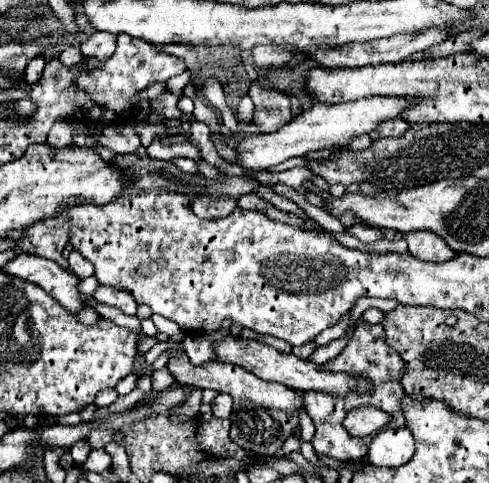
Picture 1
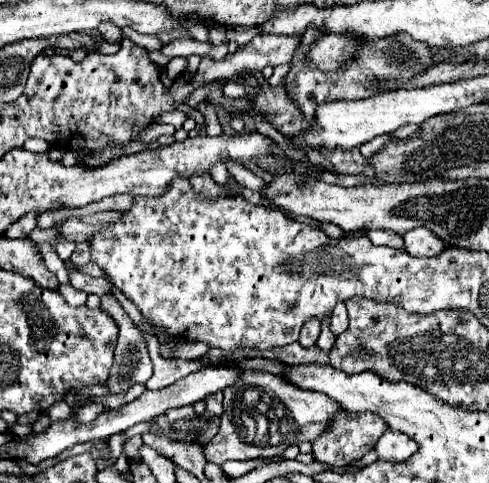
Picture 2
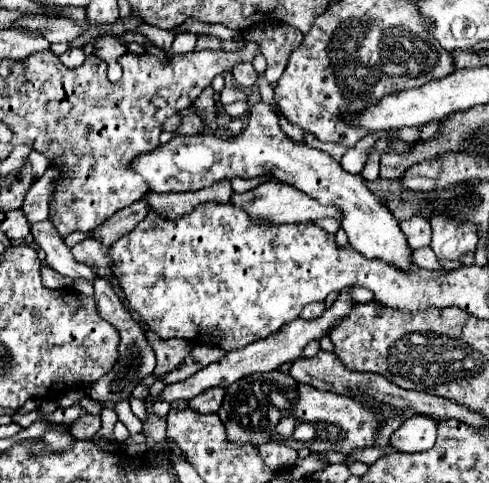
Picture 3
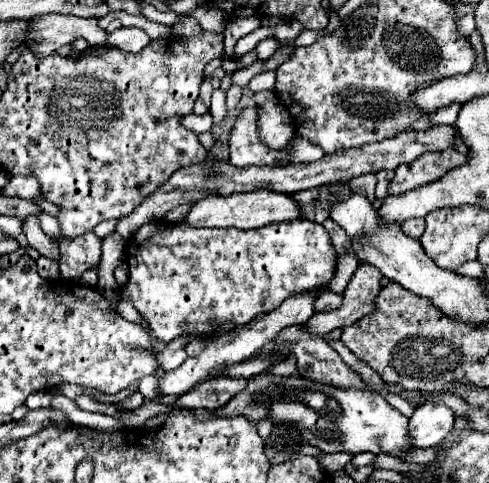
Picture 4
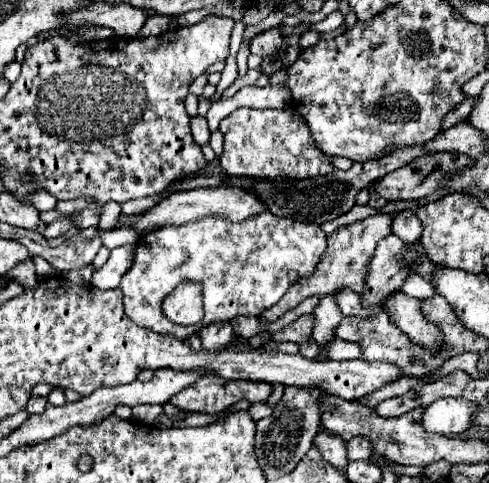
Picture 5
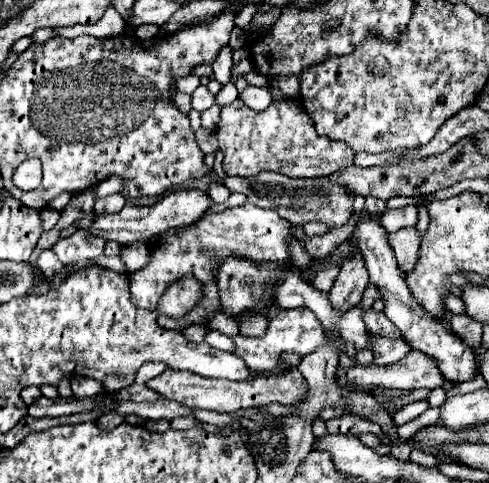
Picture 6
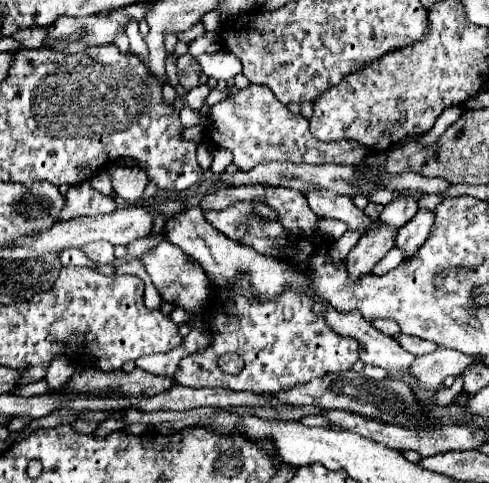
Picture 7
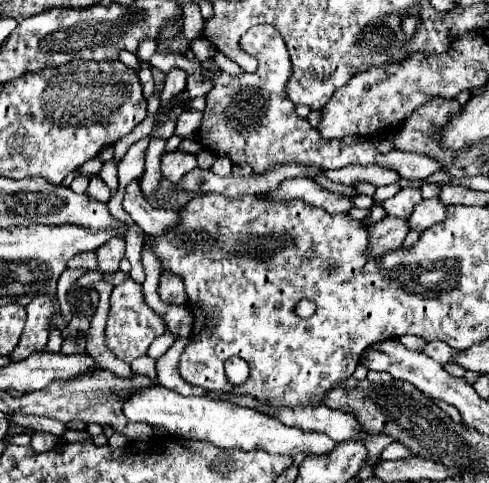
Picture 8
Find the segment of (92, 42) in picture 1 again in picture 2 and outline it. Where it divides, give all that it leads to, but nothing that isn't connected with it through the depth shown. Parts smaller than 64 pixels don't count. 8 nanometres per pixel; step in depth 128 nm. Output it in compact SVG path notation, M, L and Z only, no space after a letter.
M102 22L102 24L98 26L98 32L100 32L102 40L108 42L108 44L116 44L116 42L122 40L122 32L120 32L114 24L110 24L110 22Z

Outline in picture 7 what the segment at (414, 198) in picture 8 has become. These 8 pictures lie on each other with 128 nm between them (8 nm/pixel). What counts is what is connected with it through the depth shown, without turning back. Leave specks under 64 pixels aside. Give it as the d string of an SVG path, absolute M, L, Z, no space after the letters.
M398 198L396 202L388 204L380 216L384 224L392 224L394 228L402 228L414 214L418 212L418 202L414 198Z

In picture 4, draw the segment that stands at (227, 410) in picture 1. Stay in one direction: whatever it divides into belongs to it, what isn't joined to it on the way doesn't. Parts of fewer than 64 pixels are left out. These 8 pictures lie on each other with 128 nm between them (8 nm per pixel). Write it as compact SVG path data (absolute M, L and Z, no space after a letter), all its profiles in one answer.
M216 376L206 380L204 384L198 384L192 388L192 392L186 392L184 396L178 398L174 406L178 408L204 408L204 410L216 410L224 406L236 392L246 388L246 380L238 378L226 378L226 376Z

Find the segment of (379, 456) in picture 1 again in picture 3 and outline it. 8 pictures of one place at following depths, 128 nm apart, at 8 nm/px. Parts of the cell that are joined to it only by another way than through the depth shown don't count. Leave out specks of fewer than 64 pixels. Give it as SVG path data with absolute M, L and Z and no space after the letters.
M414 416L406 420L392 436L390 444L398 452L424 452L436 442L436 422L428 416Z

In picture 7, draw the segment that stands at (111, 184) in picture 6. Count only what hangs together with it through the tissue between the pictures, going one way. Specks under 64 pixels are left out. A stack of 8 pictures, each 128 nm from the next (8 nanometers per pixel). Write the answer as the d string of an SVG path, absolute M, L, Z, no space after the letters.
M112 166L112 168L108 168L108 174L112 178L112 188L120 198L124 198L130 204L140 200L140 194L144 192L144 188L148 184L144 170L140 170L136 166L130 166L130 168Z

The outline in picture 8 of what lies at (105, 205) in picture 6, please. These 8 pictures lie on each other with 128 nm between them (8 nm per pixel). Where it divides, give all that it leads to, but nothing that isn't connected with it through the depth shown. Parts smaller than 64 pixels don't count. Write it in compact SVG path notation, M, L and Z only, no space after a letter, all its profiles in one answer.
M92 176L92 180L89 182L88 190L86 190L86 196L90 200L96 200L96 202L108 202L110 200L110 188L102 182L100 176Z

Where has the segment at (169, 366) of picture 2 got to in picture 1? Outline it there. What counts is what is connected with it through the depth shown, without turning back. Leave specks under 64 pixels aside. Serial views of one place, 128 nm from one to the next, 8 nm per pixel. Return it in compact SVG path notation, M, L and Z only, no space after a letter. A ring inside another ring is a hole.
M186 334L186 352L192 364L204 364L216 360L210 348L210 334ZM162 368L162 370L156 370L154 374L152 374L152 386L158 390L158 392L162 392L164 388L168 388L170 384L174 382L174 378L170 376L170 372L168 372L168 368Z

